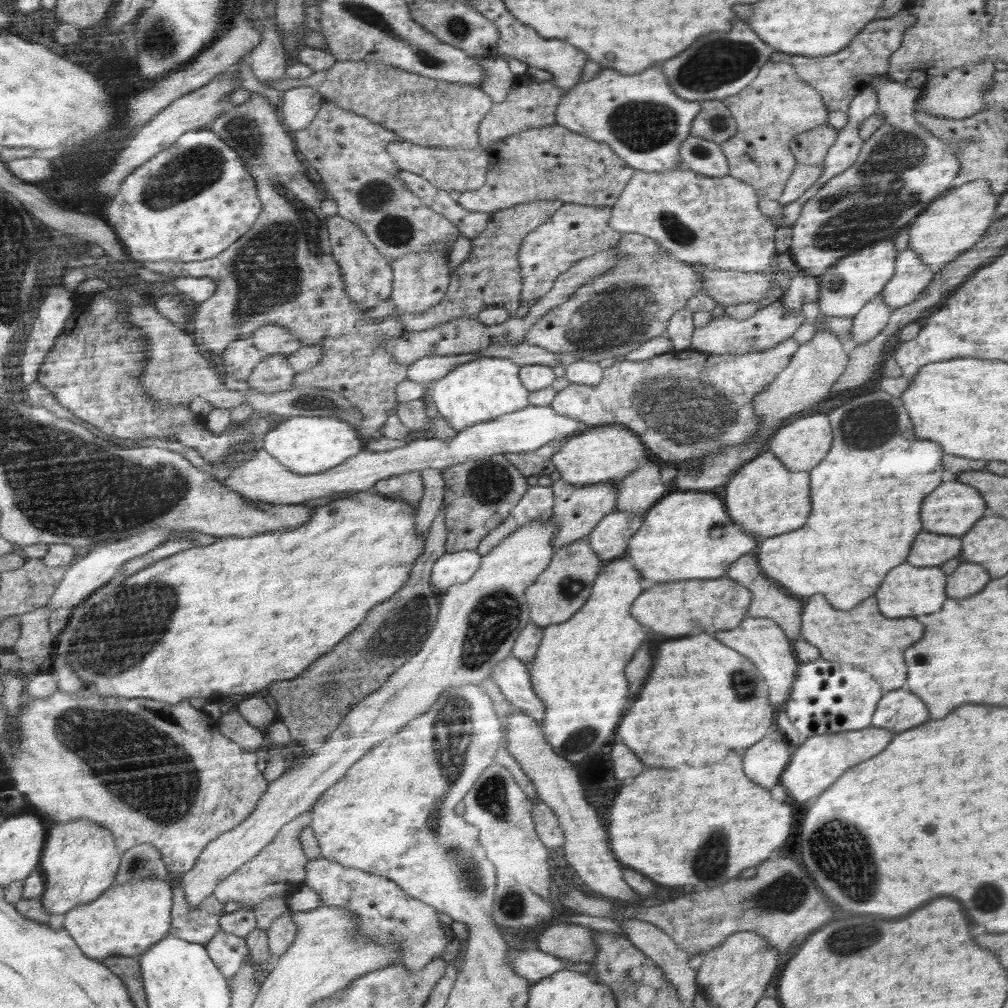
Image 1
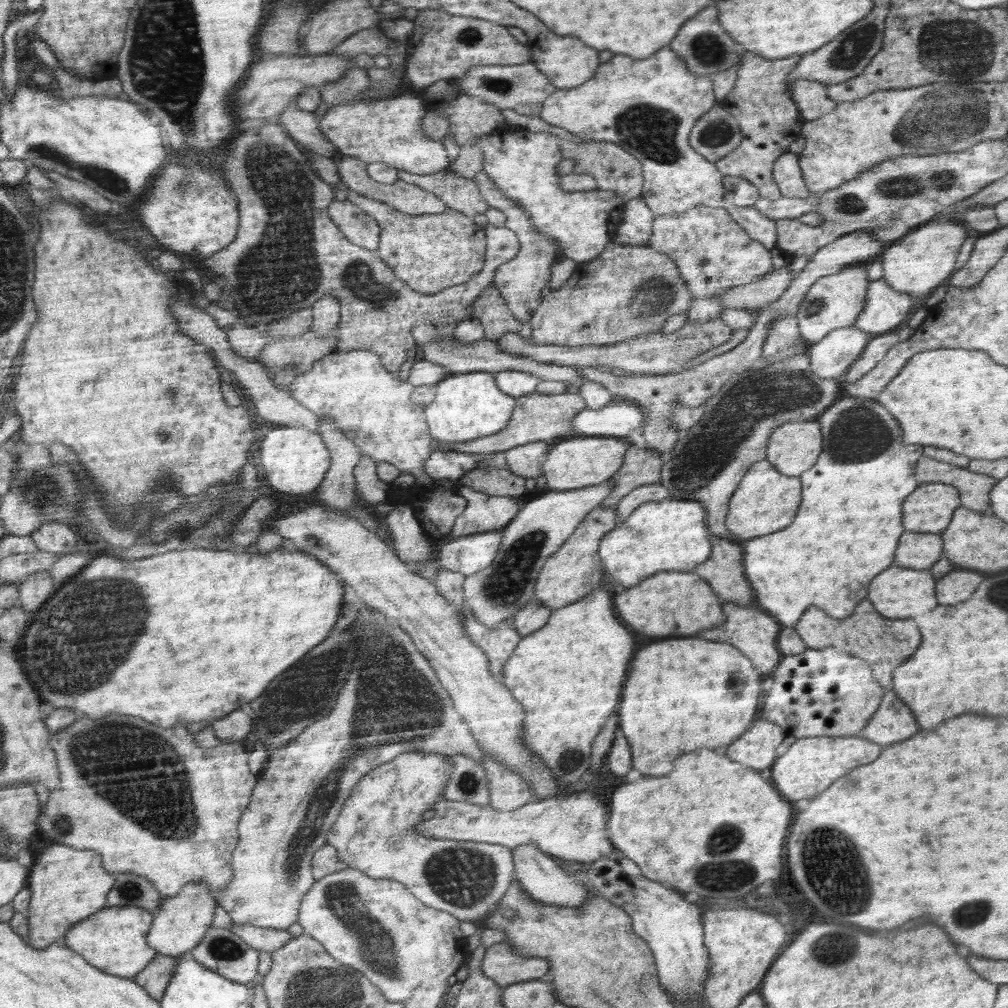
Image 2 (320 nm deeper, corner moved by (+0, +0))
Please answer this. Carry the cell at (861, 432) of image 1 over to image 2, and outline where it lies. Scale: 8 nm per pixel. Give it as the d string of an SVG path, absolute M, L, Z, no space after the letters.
M846 397L842 400L837 400L832 404L822 415L815 419L821 429L823 438L822 453L820 454L816 464L812 465L808 470L804 471L799 479L801 480L801 503L794 517L787 528L774 532L766 536L759 536L755 539L745 541L744 548L746 554L746 571L748 580L755 587L756 596L758 596L758 607L765 613L770 614L773 618L784 627L793 627L800 616L808 610L808 606L816 606L820 610L824 610L826 614L830 614L832 618L848 618L856 604L860 600L866 598L868 594L868 584L870 580L880 574L882 570L886 570L892 562L894 562L894 552L896 552L896 544L898 538L902 536L904 528L902 528L902 502L919 484L914 480L913 467L916 462L924 456L923 445L921 444L904 444L903 432L898 426L898 422L894 420L894 416L890 416L890 412L880 405L876 399Z

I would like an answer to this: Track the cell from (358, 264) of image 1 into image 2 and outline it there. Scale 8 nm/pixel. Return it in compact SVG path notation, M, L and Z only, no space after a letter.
M348 200L336 201L331 204L330 215L349 241L370 252L378 251L382 229L360 205Z

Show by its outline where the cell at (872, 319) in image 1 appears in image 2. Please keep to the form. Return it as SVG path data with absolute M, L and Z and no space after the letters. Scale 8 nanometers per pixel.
M854 326L829 332L806 350L811 370L820 378L841 379L874 337L875 335L866 334Z

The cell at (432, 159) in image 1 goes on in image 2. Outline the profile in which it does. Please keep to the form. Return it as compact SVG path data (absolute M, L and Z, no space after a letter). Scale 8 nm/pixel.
M448 169L428 175L417 175L402 170L398 176L400 180L419 186L422 190L441 198L447 203L448 209L457 210L466 216L484 214L490 206L474 179L456 176Z

